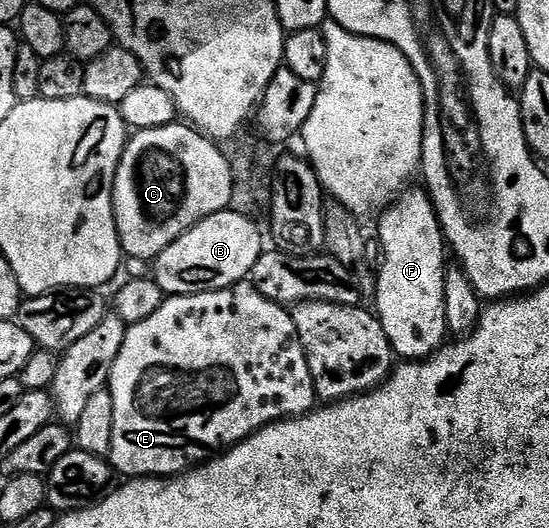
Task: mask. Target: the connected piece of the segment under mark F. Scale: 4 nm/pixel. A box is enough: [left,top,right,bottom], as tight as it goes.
[372,190,448,361]

